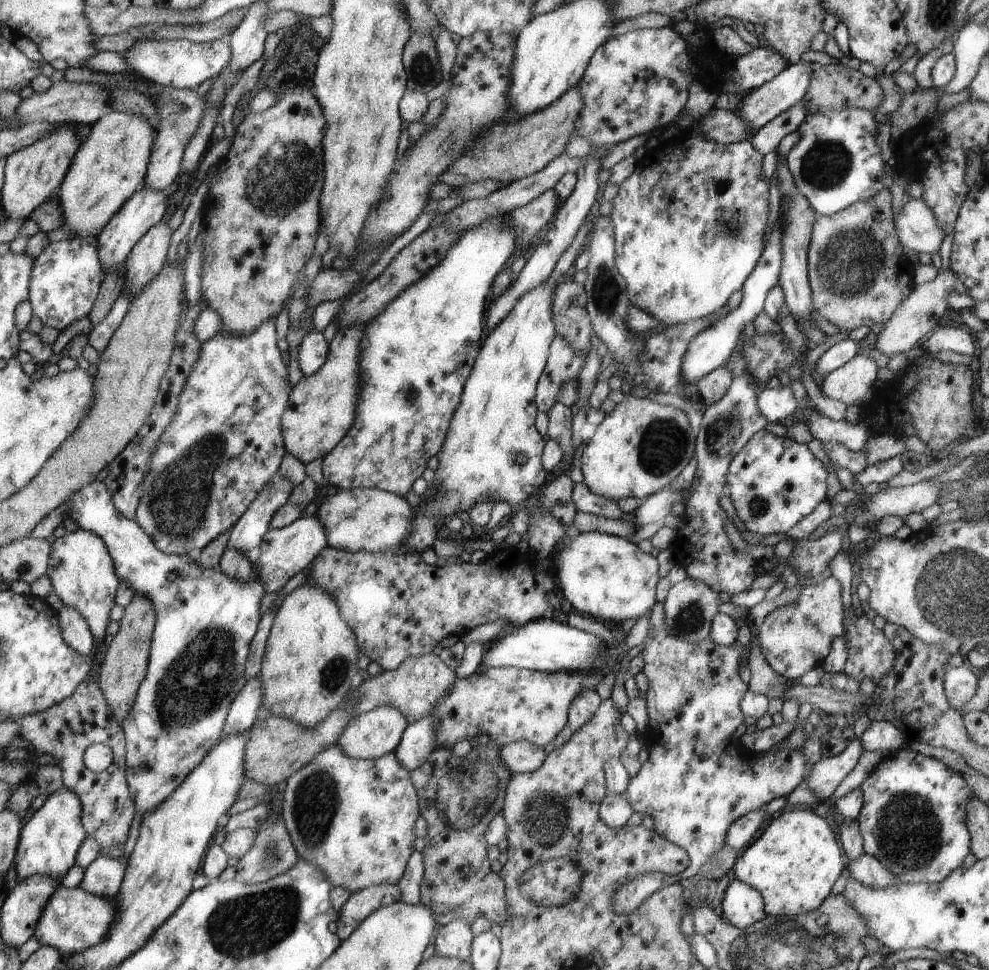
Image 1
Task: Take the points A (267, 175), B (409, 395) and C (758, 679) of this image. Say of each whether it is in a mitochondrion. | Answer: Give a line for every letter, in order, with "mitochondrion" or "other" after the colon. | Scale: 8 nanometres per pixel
A: mitochondrion
B: mitochondrion
C: other

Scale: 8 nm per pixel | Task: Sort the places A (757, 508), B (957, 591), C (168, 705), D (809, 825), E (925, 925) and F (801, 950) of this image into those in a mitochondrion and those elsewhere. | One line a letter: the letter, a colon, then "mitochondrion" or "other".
A: mitochondrion
B: mitochondrion
C: mitochondrion
D: other
E: other
F: mitochondrion

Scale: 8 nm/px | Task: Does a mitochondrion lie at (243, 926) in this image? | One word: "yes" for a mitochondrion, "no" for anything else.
yes

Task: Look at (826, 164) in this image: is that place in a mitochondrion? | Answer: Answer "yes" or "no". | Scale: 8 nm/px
yes

